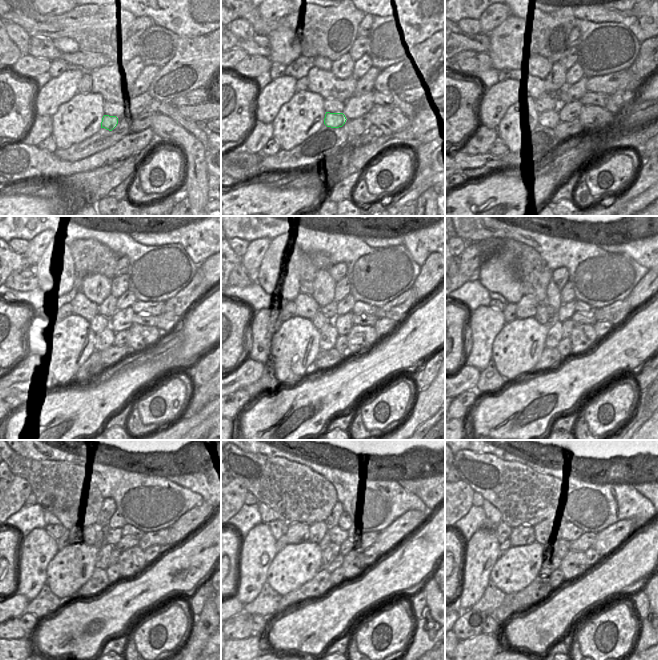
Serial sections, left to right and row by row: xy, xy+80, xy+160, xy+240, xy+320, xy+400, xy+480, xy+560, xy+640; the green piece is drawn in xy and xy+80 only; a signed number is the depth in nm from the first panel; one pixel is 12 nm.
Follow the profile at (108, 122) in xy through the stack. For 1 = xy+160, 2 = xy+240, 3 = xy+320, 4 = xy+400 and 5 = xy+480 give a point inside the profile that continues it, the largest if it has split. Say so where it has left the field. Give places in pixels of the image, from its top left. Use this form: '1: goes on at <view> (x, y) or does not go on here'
1: goes on at xy+160 (549, 119)
2: goes on at xy+240 (105, 339)
3: goes on at xy+320 (329, 335)
4: goes on at xy+400 (554, 336)
5: goes on at xy+480 (102, 560)

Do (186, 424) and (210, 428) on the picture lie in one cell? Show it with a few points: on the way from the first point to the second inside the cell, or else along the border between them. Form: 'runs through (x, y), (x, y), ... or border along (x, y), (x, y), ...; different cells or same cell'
border along (210, 415), (190, 429); different cells

